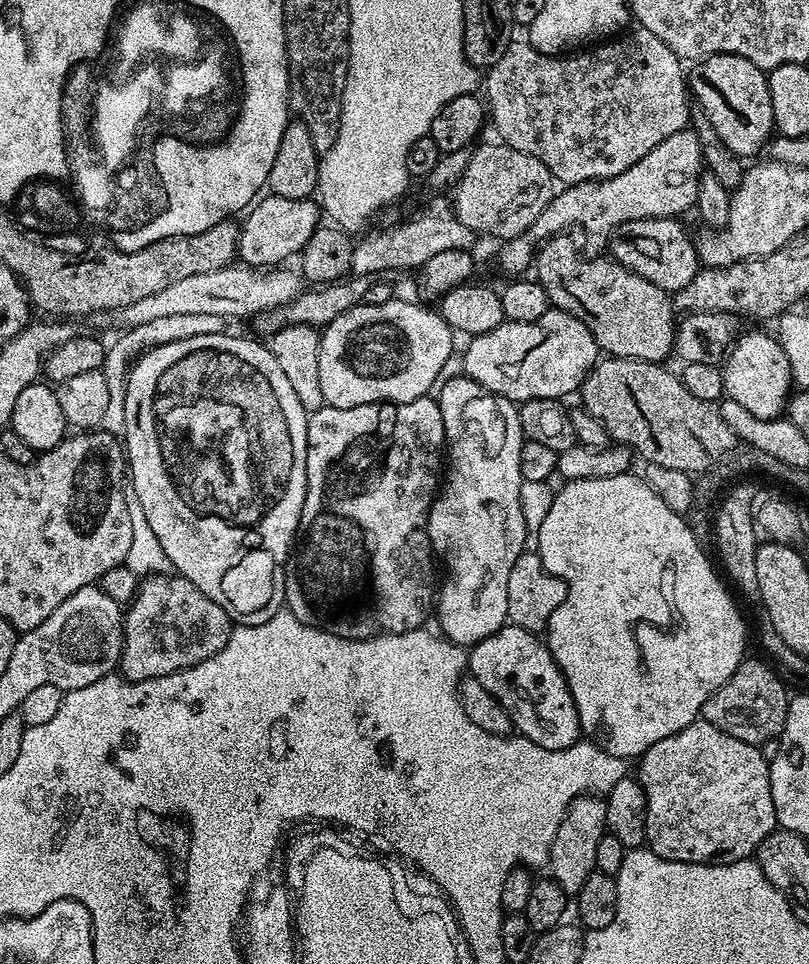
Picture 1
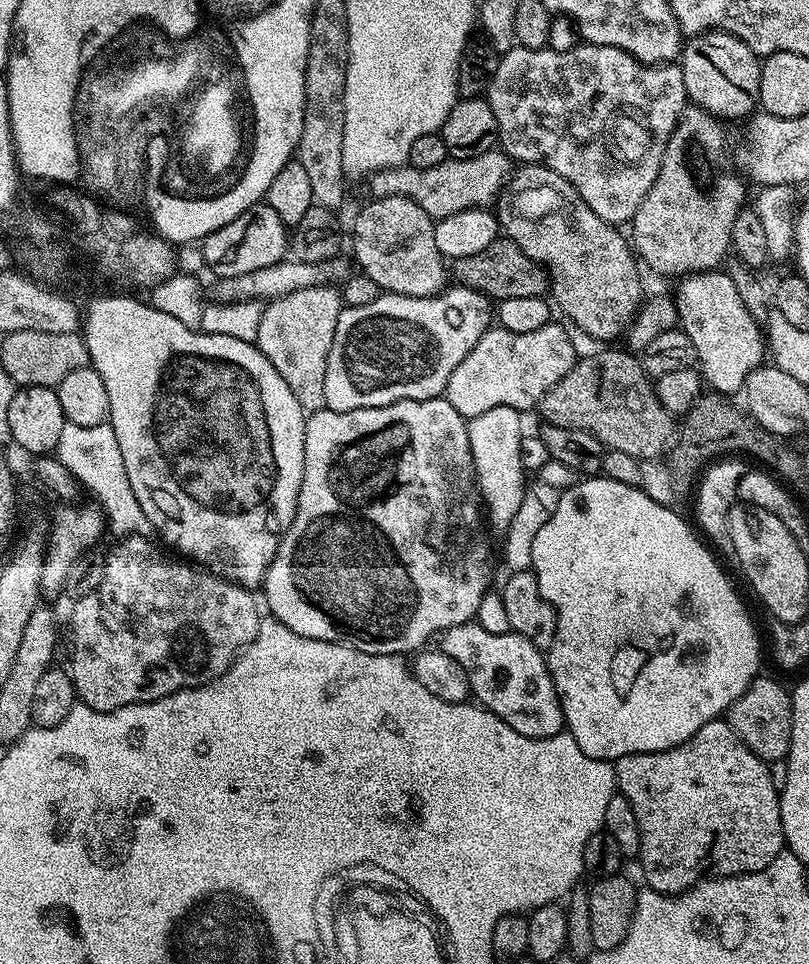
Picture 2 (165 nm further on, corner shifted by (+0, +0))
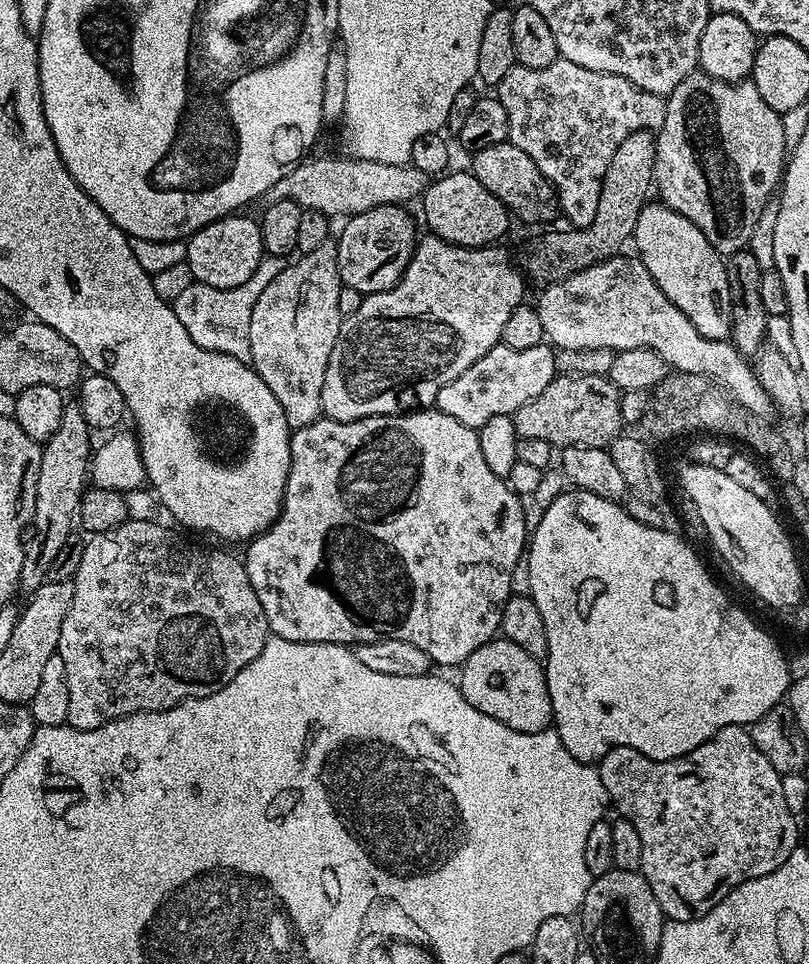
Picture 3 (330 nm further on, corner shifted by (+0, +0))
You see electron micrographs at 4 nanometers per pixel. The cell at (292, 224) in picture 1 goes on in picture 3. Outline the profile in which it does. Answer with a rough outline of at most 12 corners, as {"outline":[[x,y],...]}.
{"outline":[[223,216],[187,237],[195,283],[242,286],[266,255],[255,219]]}

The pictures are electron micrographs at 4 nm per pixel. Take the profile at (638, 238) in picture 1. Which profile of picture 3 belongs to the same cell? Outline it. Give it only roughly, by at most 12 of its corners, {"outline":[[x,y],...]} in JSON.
{"outline":[[751,79],[666,97],[655,191],[725,258],[786,167]]}

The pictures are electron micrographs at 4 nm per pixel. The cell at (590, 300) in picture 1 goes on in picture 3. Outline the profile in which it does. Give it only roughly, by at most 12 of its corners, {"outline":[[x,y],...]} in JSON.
{"outline":[[511,142],[471,153],[470,171],[528,224],[558,216],[556,190]]}

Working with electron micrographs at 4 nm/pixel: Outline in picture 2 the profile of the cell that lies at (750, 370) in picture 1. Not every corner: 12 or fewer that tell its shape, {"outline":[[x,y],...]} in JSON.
{"outline":[[727,271],[677,284],[678,324],[703,383],[739,393],[765,329]]}

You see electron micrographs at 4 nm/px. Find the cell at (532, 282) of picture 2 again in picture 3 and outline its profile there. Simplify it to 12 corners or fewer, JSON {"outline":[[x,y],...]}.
{"outline":[[656,137],[606,166],[594,222],[548,232],[520,262],[547,286],[619,255],[653,191]]}

